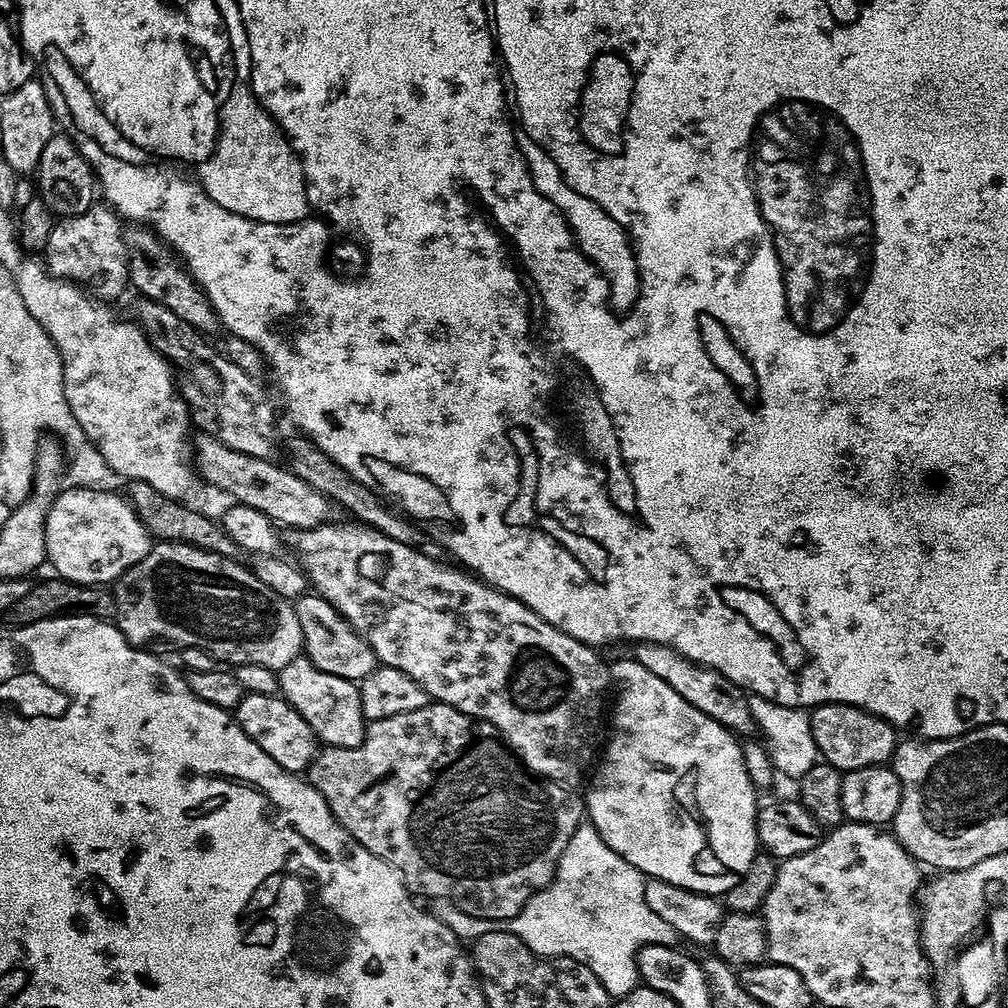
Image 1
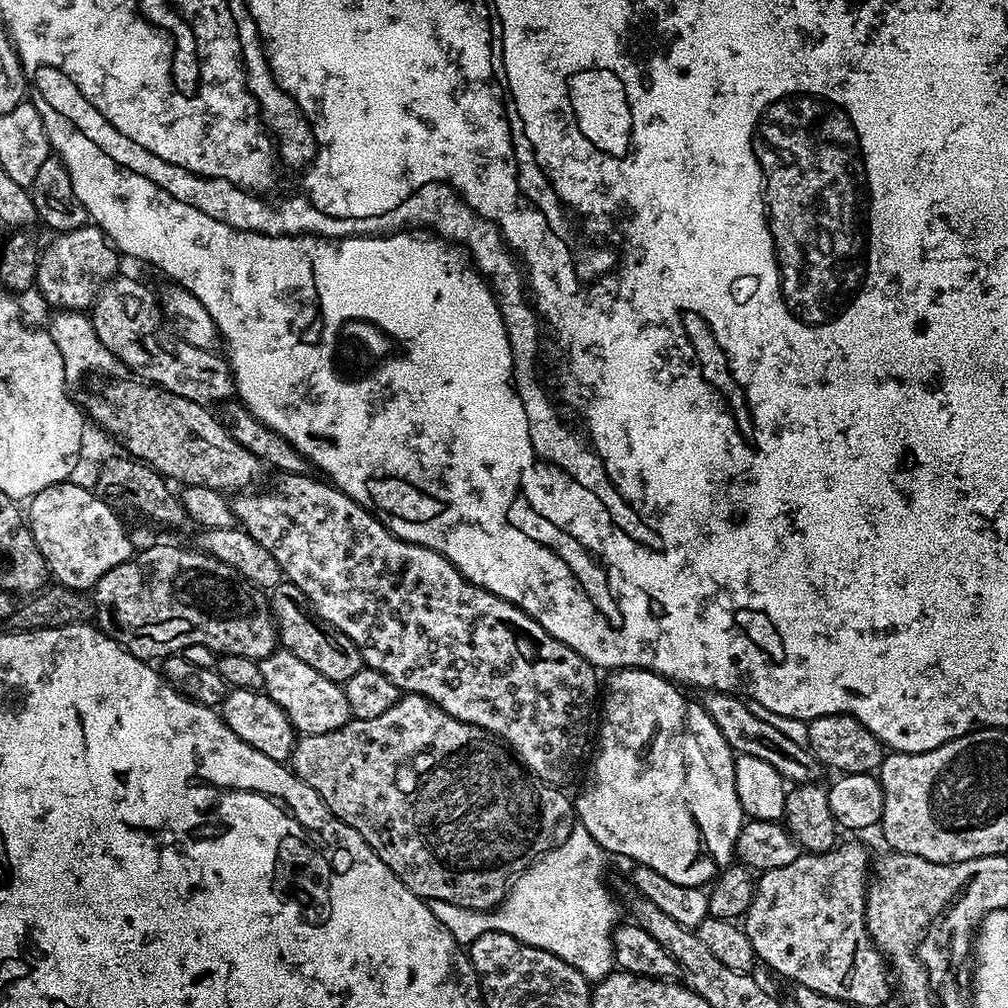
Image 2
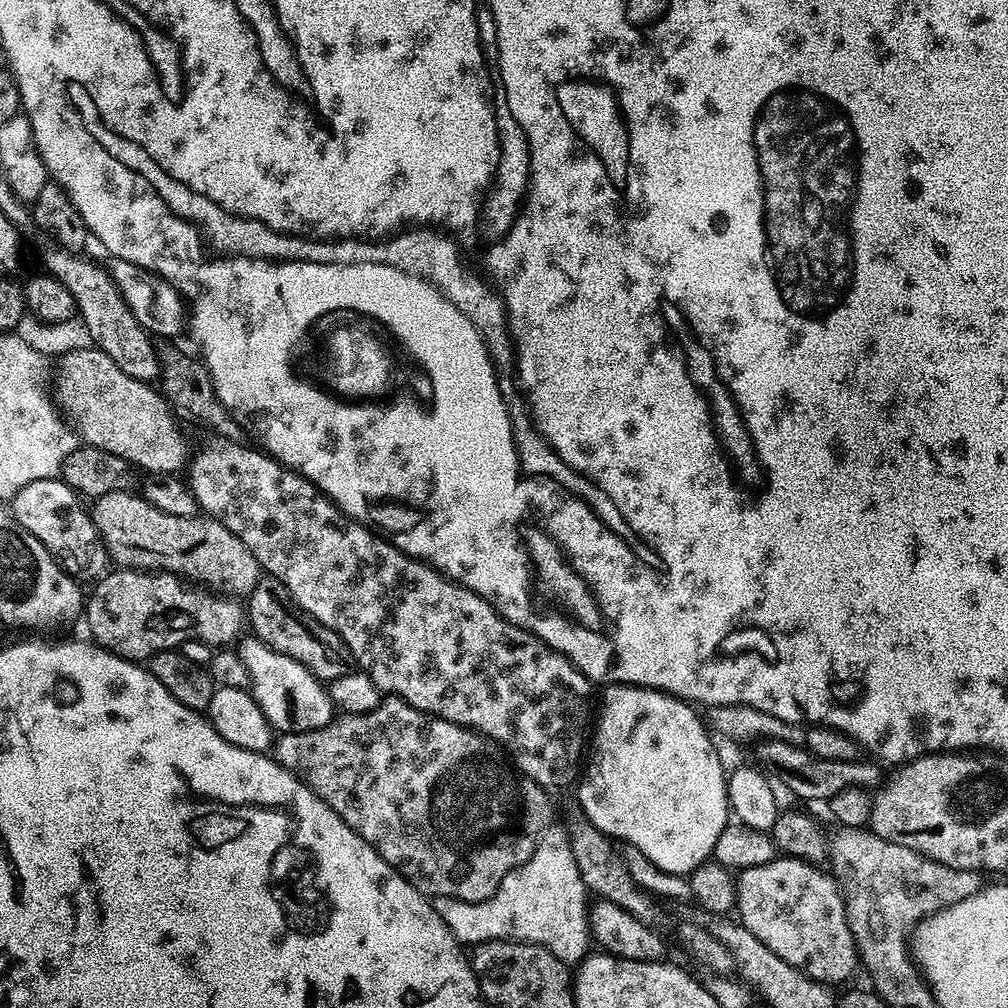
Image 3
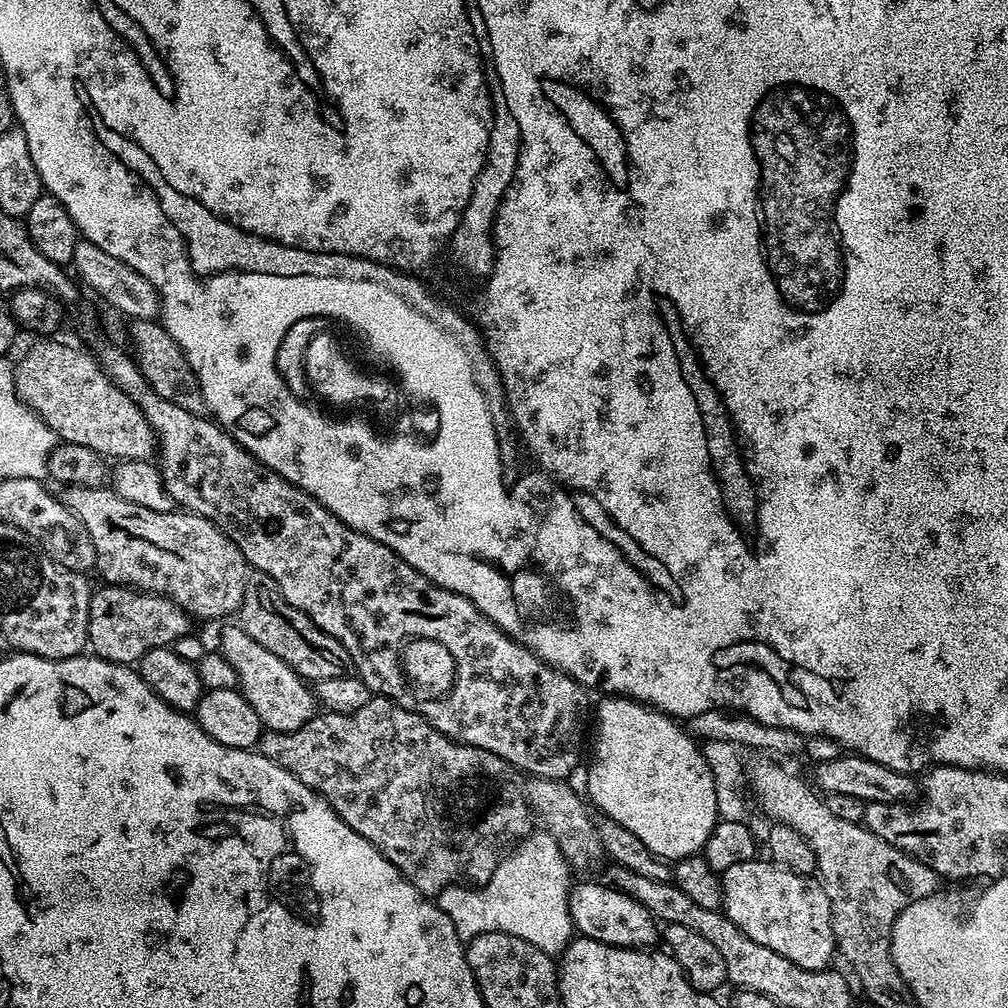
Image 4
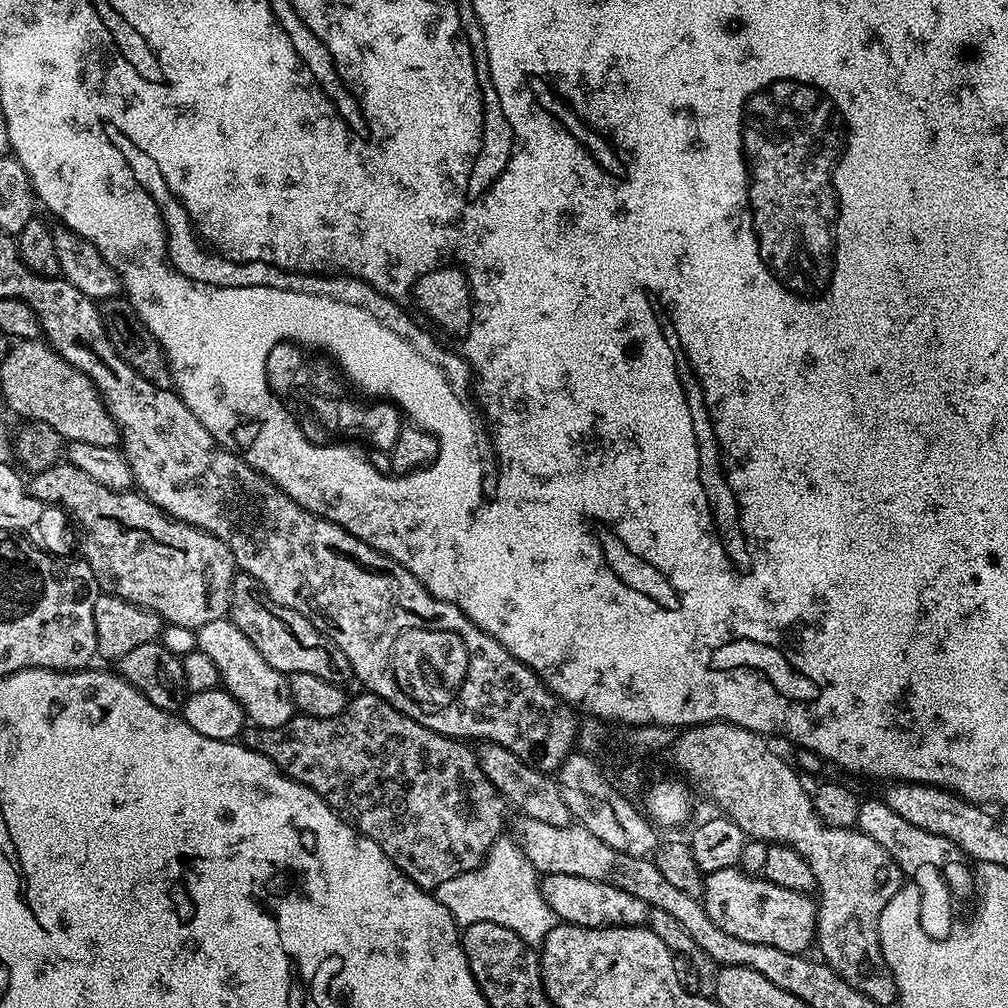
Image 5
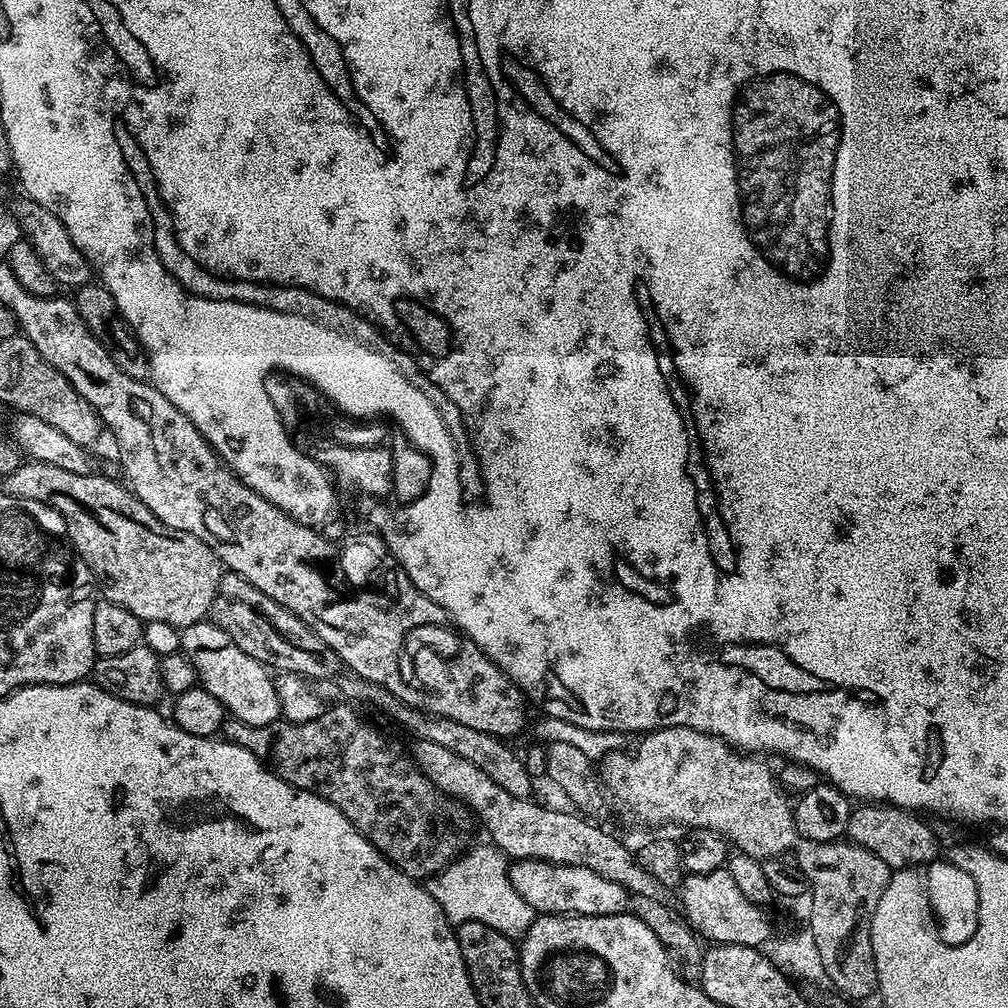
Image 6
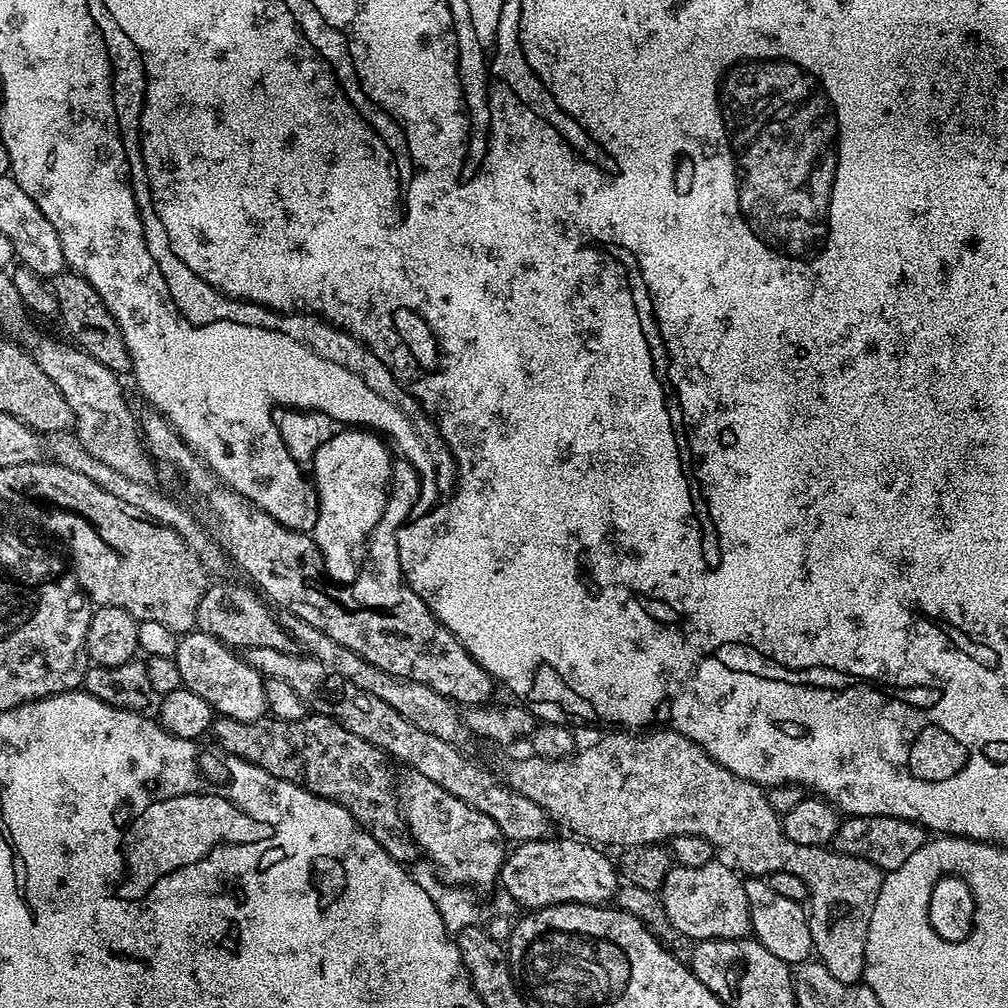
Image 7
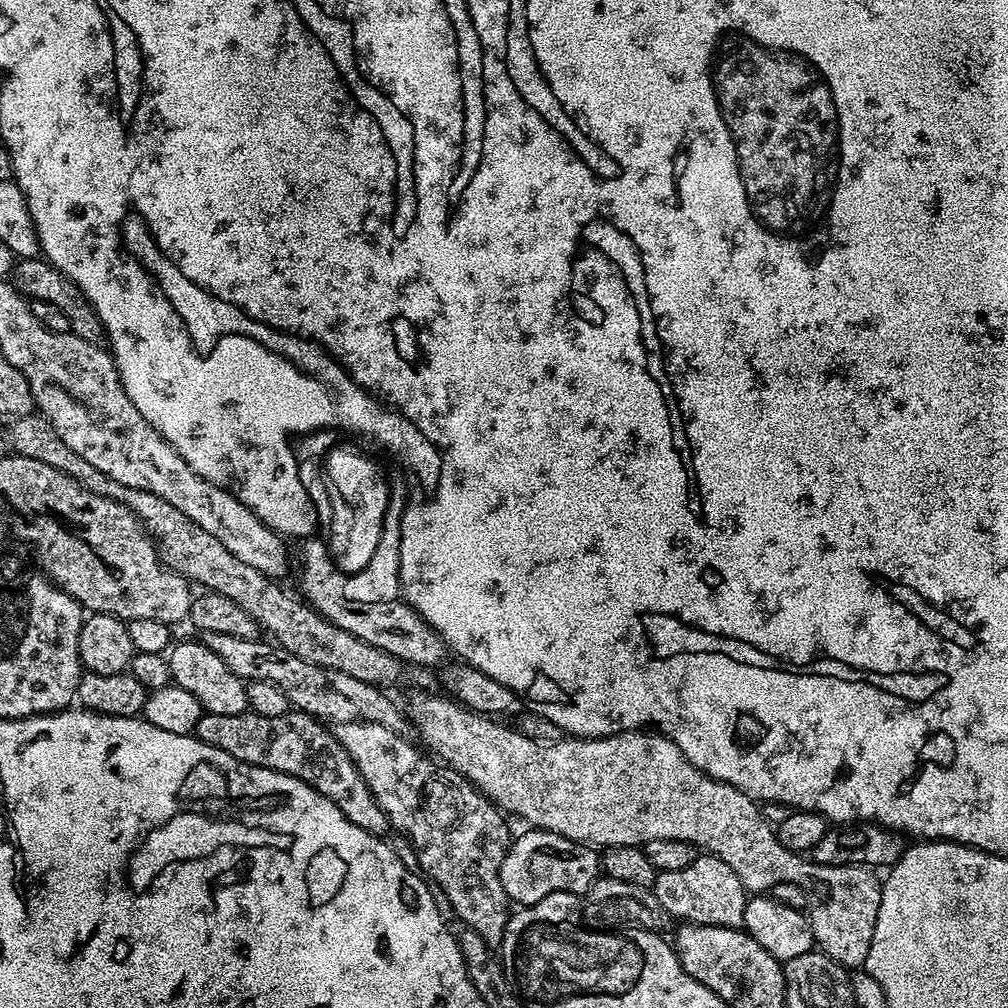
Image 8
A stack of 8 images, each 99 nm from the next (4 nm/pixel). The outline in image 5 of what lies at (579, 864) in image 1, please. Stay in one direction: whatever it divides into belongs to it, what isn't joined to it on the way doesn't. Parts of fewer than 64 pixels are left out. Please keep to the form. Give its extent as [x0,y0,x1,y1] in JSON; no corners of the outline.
[468,835,558,946]

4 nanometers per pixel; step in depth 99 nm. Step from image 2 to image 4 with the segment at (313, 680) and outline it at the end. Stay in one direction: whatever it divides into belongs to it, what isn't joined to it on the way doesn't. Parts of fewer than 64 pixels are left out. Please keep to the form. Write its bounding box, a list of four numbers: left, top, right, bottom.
[218,626,318,732]

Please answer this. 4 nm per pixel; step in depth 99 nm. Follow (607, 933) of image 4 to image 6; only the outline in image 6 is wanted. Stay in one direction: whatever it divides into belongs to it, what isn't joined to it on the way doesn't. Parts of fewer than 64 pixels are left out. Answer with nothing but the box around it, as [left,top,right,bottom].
[508,860,630,916]

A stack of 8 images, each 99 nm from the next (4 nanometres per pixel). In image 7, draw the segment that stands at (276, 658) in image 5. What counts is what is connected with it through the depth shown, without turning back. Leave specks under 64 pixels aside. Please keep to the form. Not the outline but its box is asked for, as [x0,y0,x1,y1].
[196,580,293,651]

